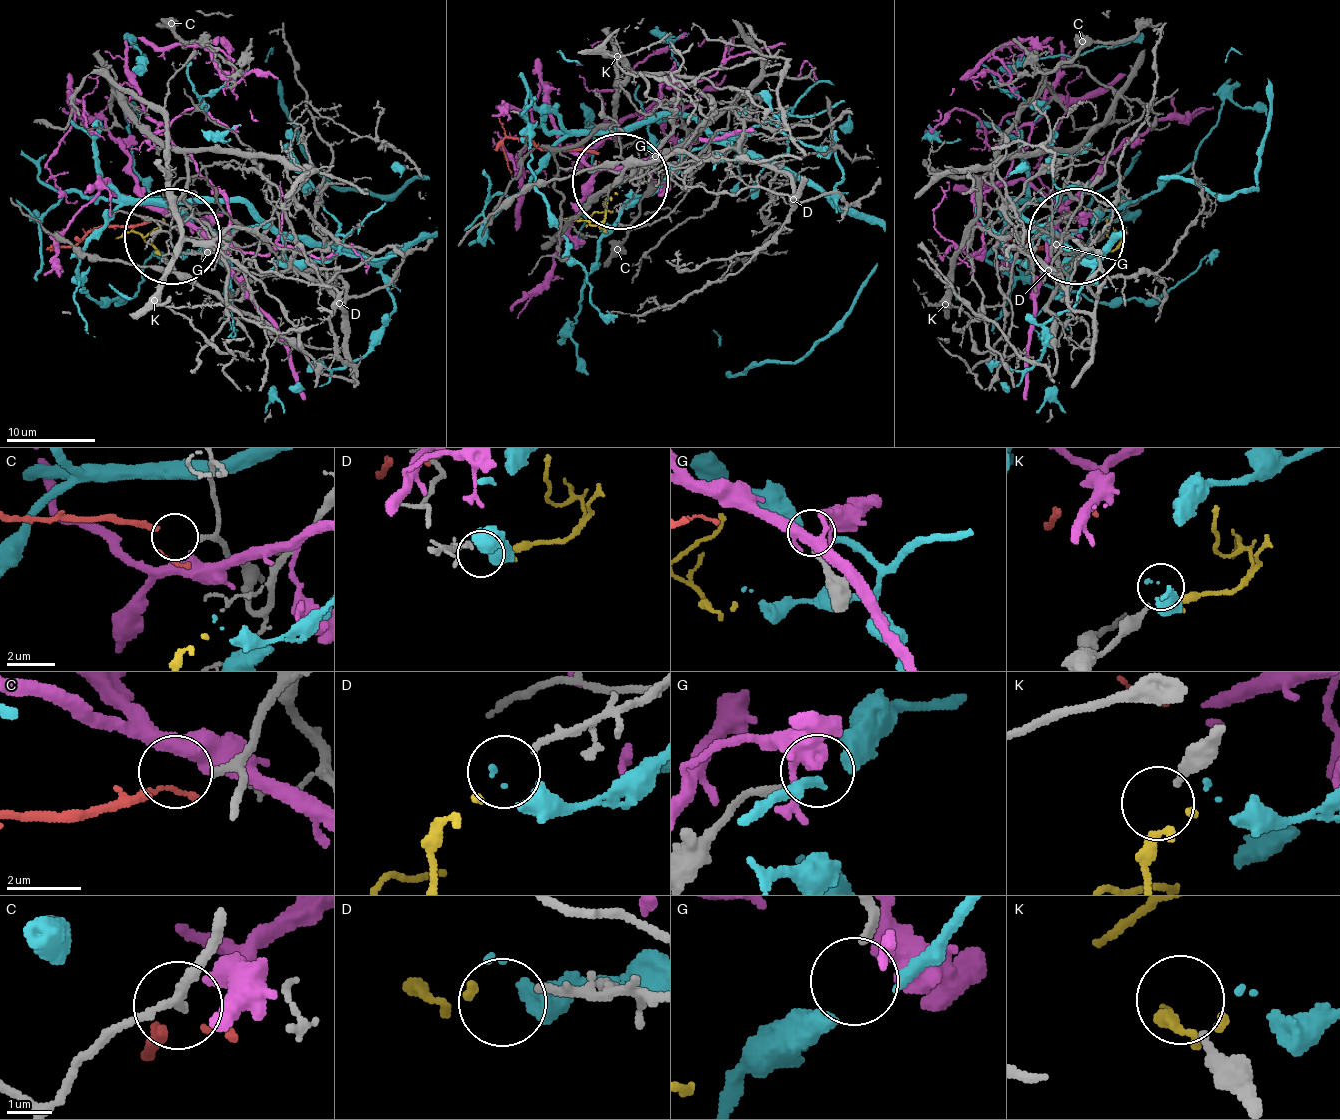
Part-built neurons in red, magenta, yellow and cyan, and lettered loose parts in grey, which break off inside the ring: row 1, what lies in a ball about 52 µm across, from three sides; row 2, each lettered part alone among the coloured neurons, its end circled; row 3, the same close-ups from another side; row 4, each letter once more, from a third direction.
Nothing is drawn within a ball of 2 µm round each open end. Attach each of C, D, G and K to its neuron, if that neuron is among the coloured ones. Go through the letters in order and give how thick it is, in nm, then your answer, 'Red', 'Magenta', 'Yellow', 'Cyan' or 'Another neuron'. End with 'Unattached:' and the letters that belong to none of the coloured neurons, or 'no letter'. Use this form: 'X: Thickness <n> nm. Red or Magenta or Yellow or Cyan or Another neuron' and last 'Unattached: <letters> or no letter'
C: Thickness 190 nm. Red
D: Thickness 170 nm. Yellow
G: Thickness 220 nm. Cyan
K: Thickness 240 nm. Another neuron
Unattached: K

